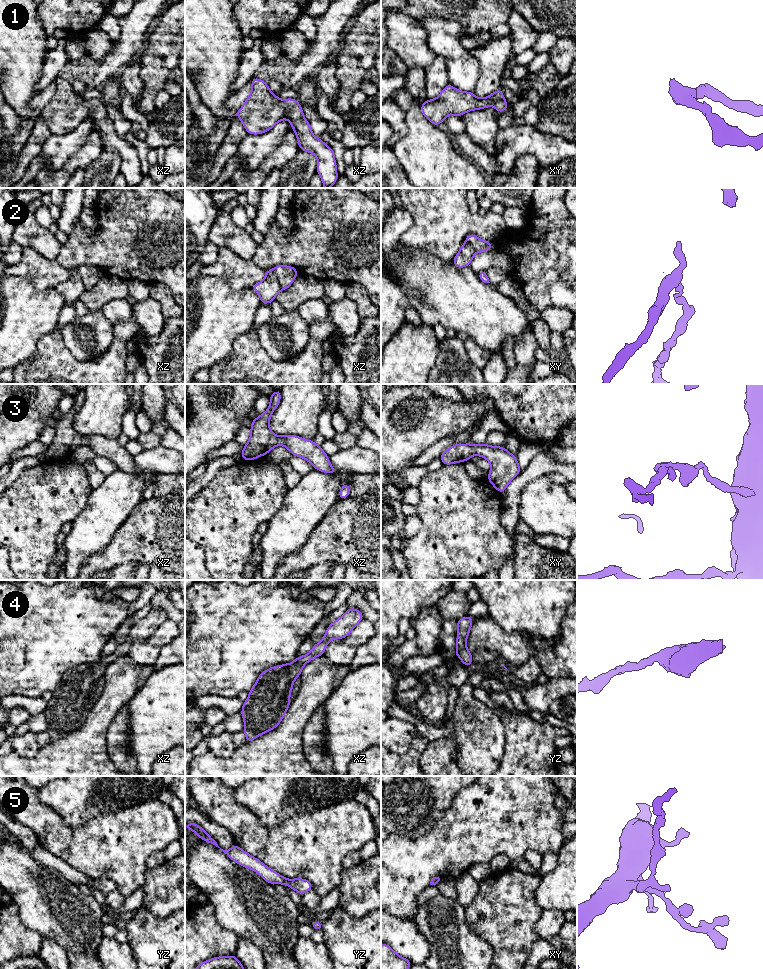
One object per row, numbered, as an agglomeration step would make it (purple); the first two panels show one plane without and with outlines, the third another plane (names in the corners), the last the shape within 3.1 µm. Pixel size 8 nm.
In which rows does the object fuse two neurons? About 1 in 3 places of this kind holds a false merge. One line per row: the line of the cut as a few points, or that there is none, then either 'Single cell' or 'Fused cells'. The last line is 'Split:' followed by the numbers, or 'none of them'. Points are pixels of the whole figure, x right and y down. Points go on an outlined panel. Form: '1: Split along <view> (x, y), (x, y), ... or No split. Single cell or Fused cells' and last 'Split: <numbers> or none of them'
1: No split. Single cell
2: Split along xz (272, 269), (282, 289). Fused cells
3: No split. Single cell
4: No split. Single cell
5: No split. Single cell
Split: 2

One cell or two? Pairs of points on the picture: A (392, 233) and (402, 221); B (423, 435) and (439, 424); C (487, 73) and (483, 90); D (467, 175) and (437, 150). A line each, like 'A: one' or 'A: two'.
A: one
B: one
C: one
D: one

